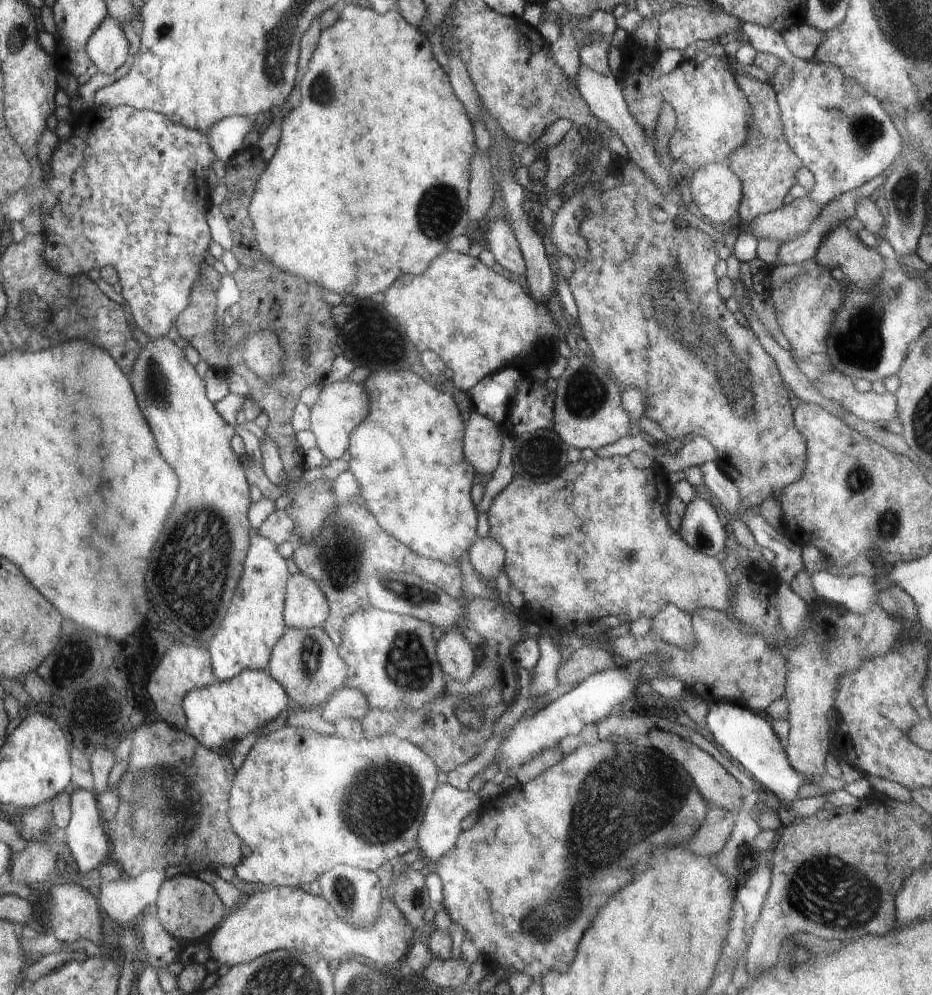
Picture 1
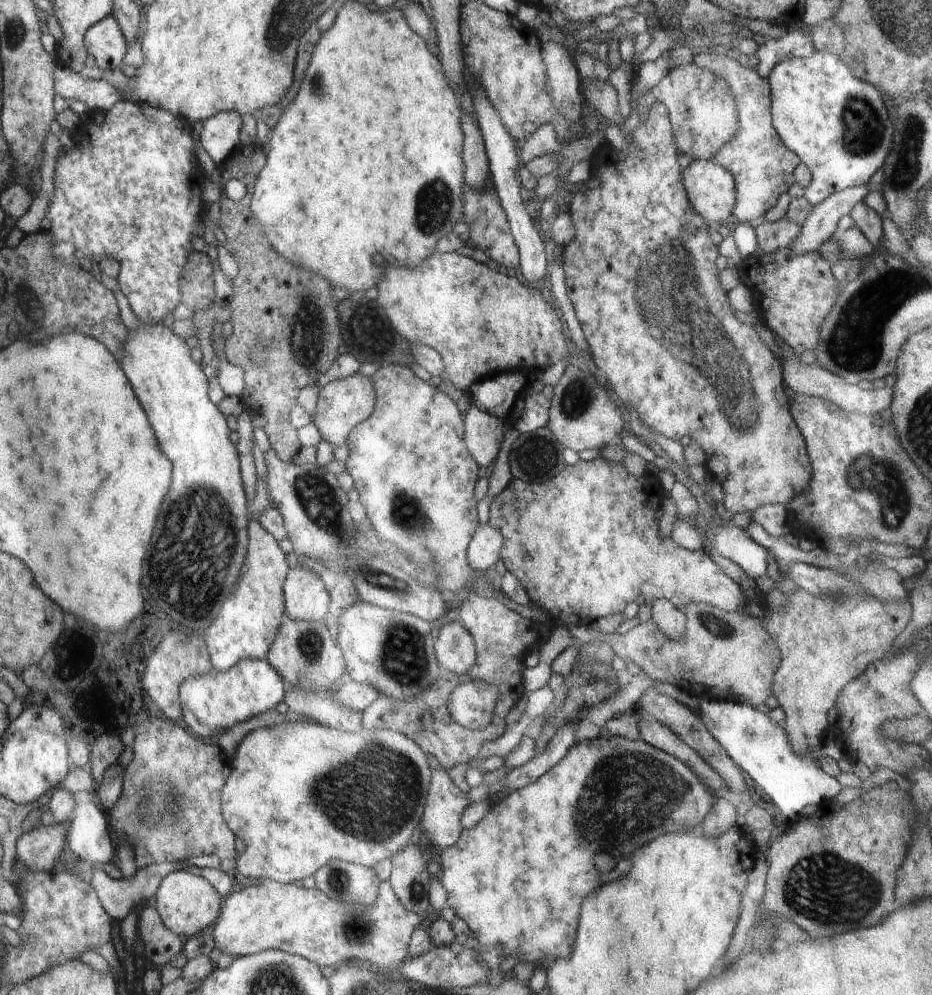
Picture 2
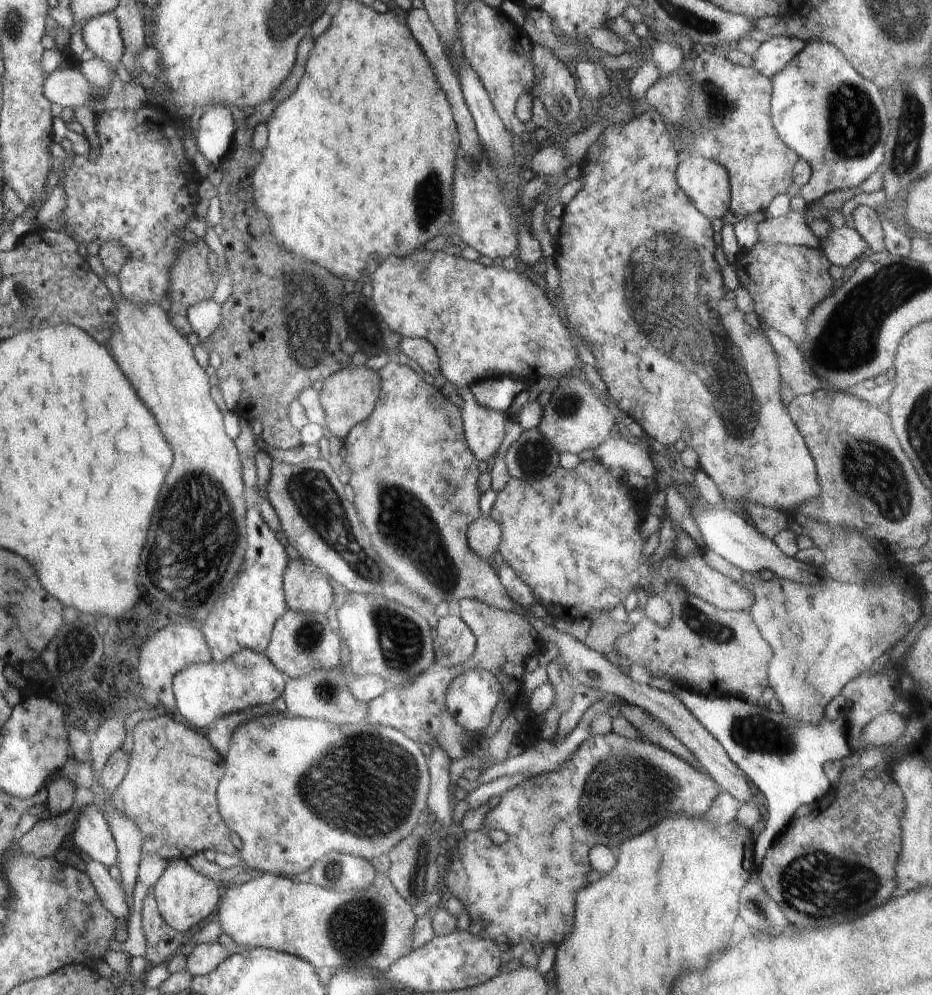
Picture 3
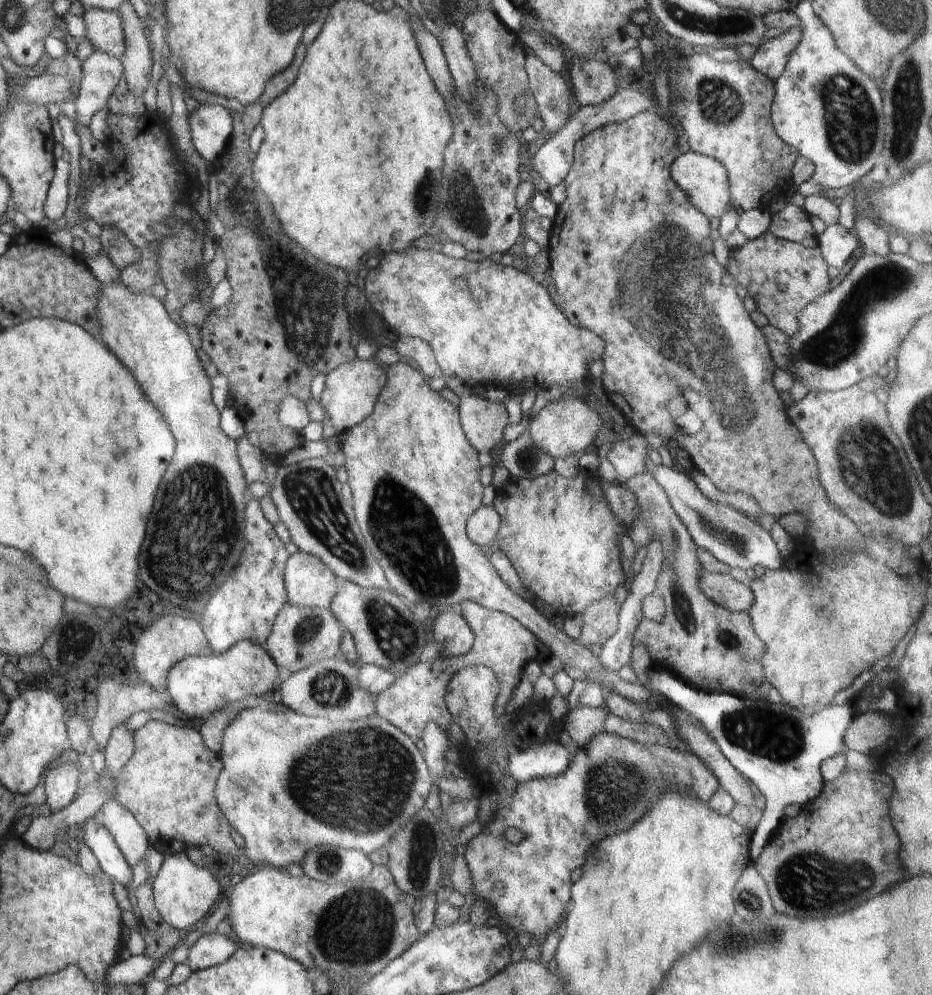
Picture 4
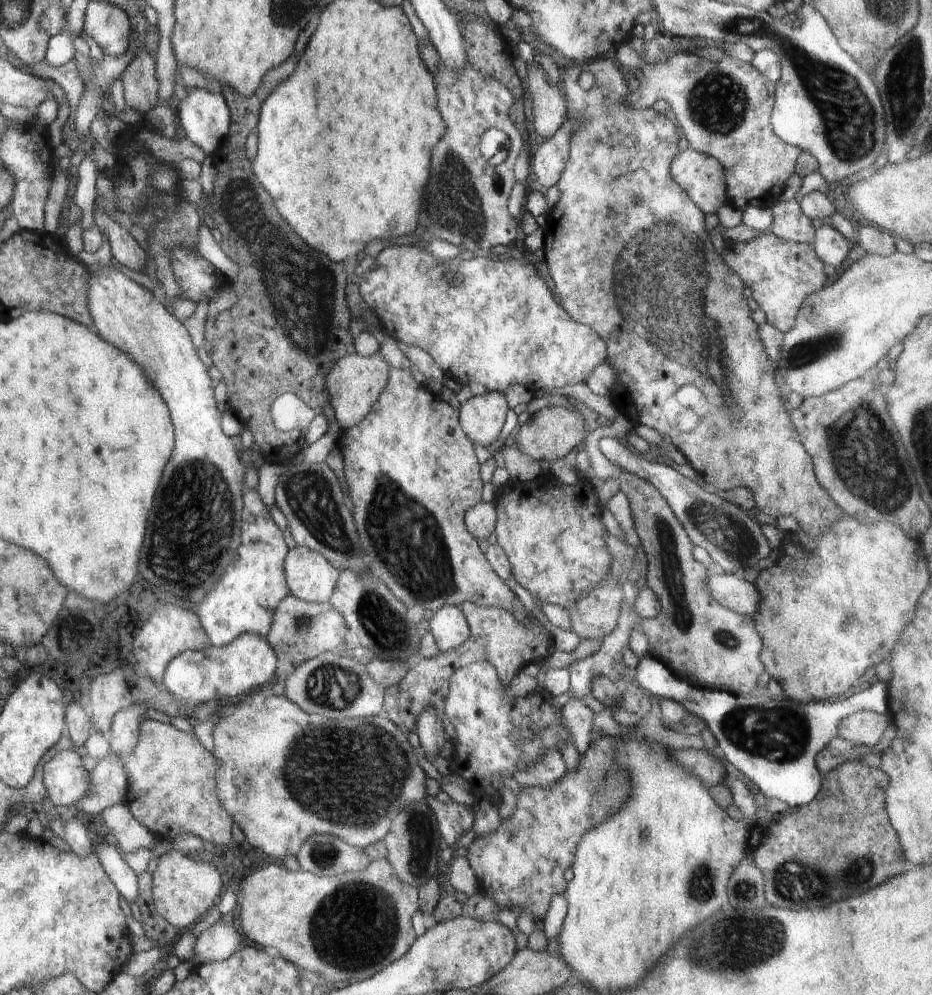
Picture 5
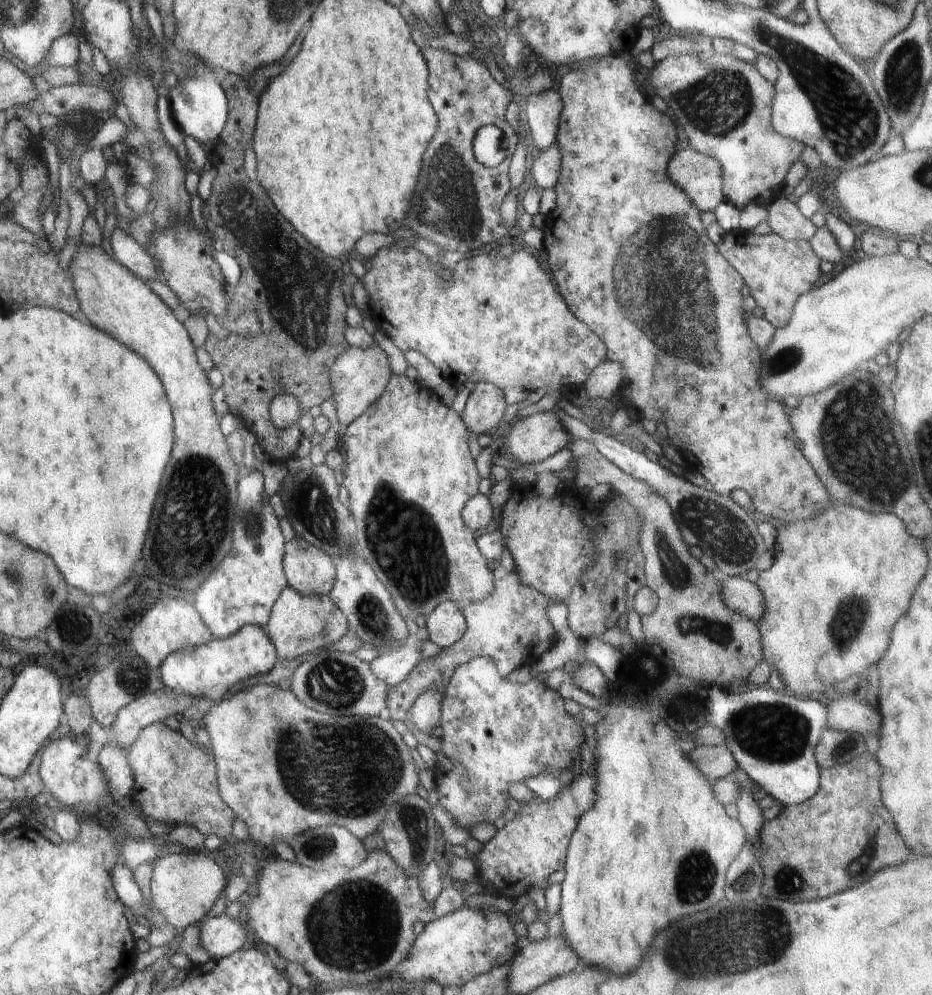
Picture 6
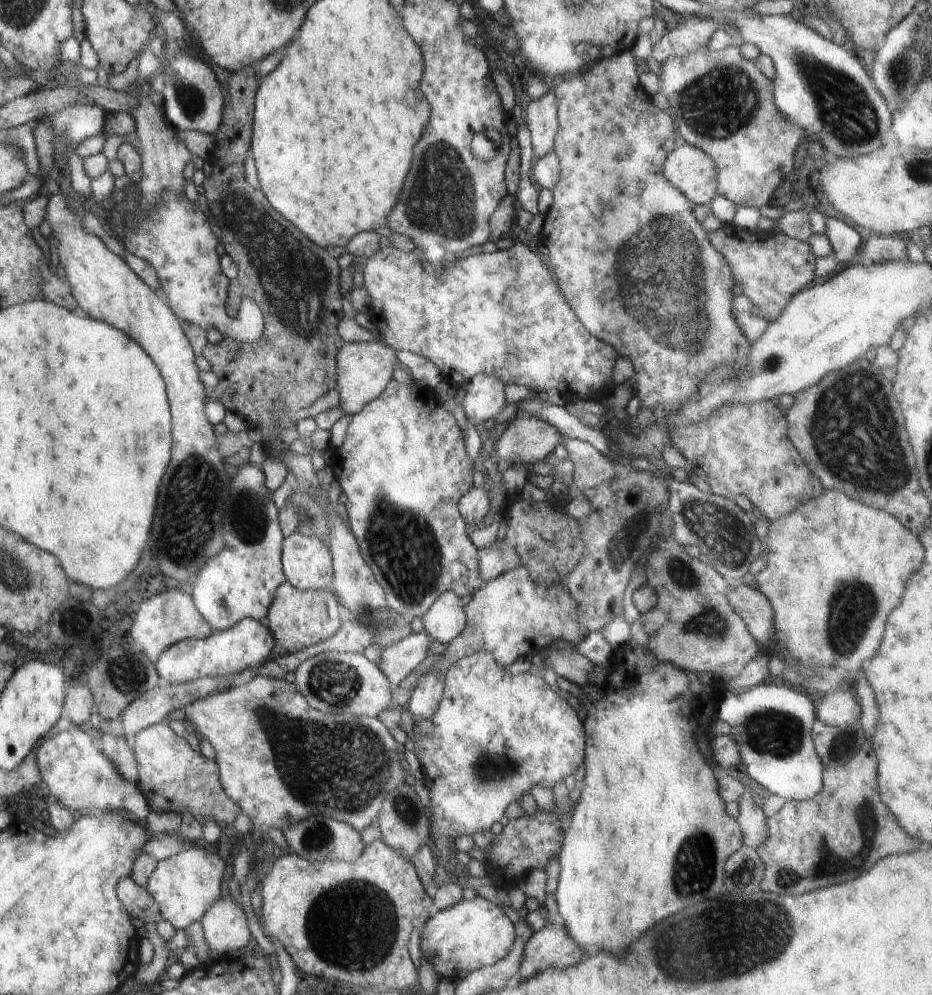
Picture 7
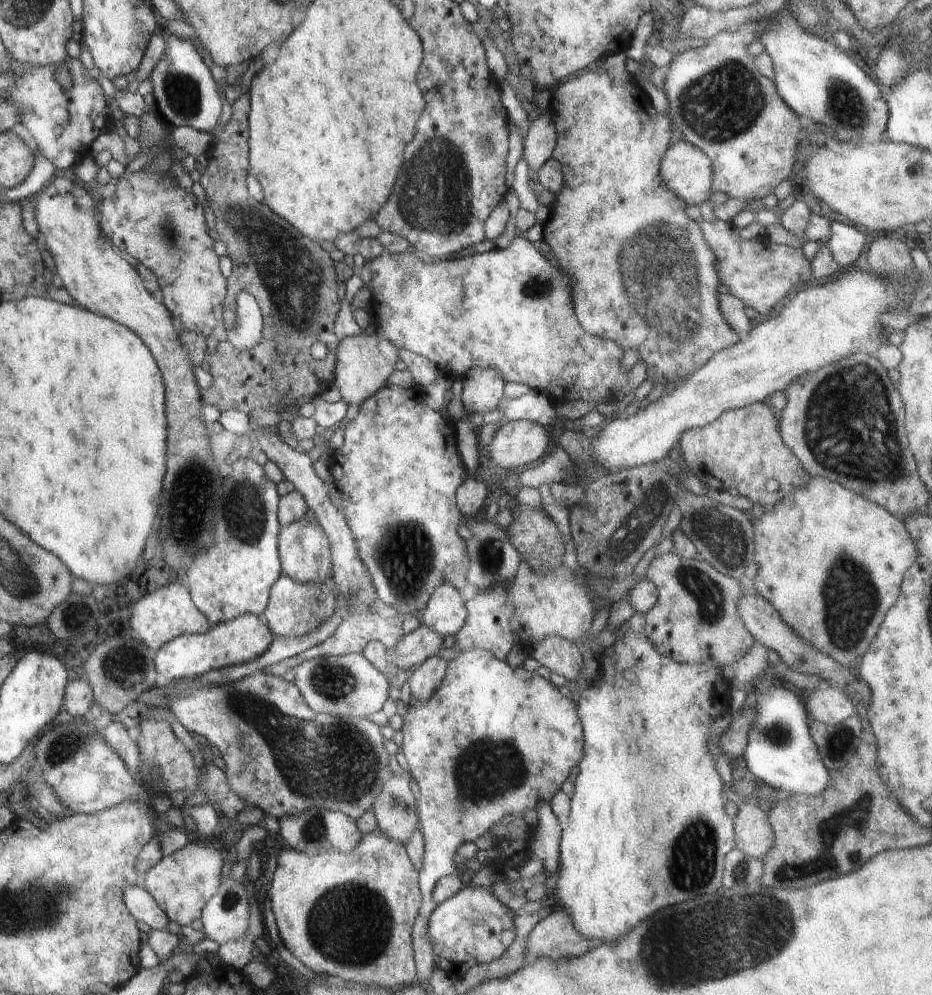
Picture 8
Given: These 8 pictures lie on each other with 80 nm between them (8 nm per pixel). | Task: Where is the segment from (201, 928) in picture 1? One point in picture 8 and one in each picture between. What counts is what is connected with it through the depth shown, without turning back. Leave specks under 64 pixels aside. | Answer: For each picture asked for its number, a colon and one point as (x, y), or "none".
2: (186, 903)
3: (184, 897)
4: (183, 893)
5: (184, 889)
6: (184, 885)
7: (185, 885)
8: (181, 883)

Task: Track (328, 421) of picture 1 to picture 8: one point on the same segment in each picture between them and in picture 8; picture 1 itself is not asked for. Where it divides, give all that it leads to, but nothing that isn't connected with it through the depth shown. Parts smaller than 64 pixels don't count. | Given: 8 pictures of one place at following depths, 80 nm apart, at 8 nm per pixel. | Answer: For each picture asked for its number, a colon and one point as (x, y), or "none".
2: (344, 403)
3: (347, 397)
4: (351, 389)
5: (353, 385)
6: (358, 377)
7: (363, 370)
8: (364, 362)

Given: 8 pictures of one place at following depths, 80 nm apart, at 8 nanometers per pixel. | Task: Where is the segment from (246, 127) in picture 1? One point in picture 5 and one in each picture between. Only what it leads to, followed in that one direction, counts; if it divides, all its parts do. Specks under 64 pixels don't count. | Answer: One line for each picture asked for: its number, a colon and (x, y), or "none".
2: (220, 138)
3: (216, 130)
4: (211, 126)
5: (205, 118)

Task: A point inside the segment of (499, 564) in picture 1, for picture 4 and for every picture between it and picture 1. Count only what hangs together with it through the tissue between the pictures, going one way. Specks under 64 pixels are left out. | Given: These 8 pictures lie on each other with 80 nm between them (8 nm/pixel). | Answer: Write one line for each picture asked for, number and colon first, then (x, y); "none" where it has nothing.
2: (483, 551)
3: (484, 534)
4: (482, 527)

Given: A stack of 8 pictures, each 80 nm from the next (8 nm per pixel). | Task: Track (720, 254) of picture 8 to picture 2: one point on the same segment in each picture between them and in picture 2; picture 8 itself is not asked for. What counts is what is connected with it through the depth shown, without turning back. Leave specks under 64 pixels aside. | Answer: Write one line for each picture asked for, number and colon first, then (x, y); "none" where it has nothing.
2: (792, 293)
3: (786, 283)
4: (782, 277)
5: (782, 273)
6: (777, 271)
7: (771, 268)

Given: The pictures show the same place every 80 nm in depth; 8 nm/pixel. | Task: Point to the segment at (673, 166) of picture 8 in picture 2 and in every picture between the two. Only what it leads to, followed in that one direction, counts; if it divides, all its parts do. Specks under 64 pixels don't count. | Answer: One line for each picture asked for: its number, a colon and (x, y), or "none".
2: (709, 187)
3: (706, 183)
4: (704, 179)
5: (702, 177)
6: (700, 176)
7: (687, 168)

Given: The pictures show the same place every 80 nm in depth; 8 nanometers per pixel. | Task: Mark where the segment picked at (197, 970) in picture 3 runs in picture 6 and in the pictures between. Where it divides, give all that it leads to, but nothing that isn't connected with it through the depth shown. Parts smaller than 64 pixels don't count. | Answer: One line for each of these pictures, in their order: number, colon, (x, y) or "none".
4: (213, 949)
5: (217, 943)
6: (221, 935)

